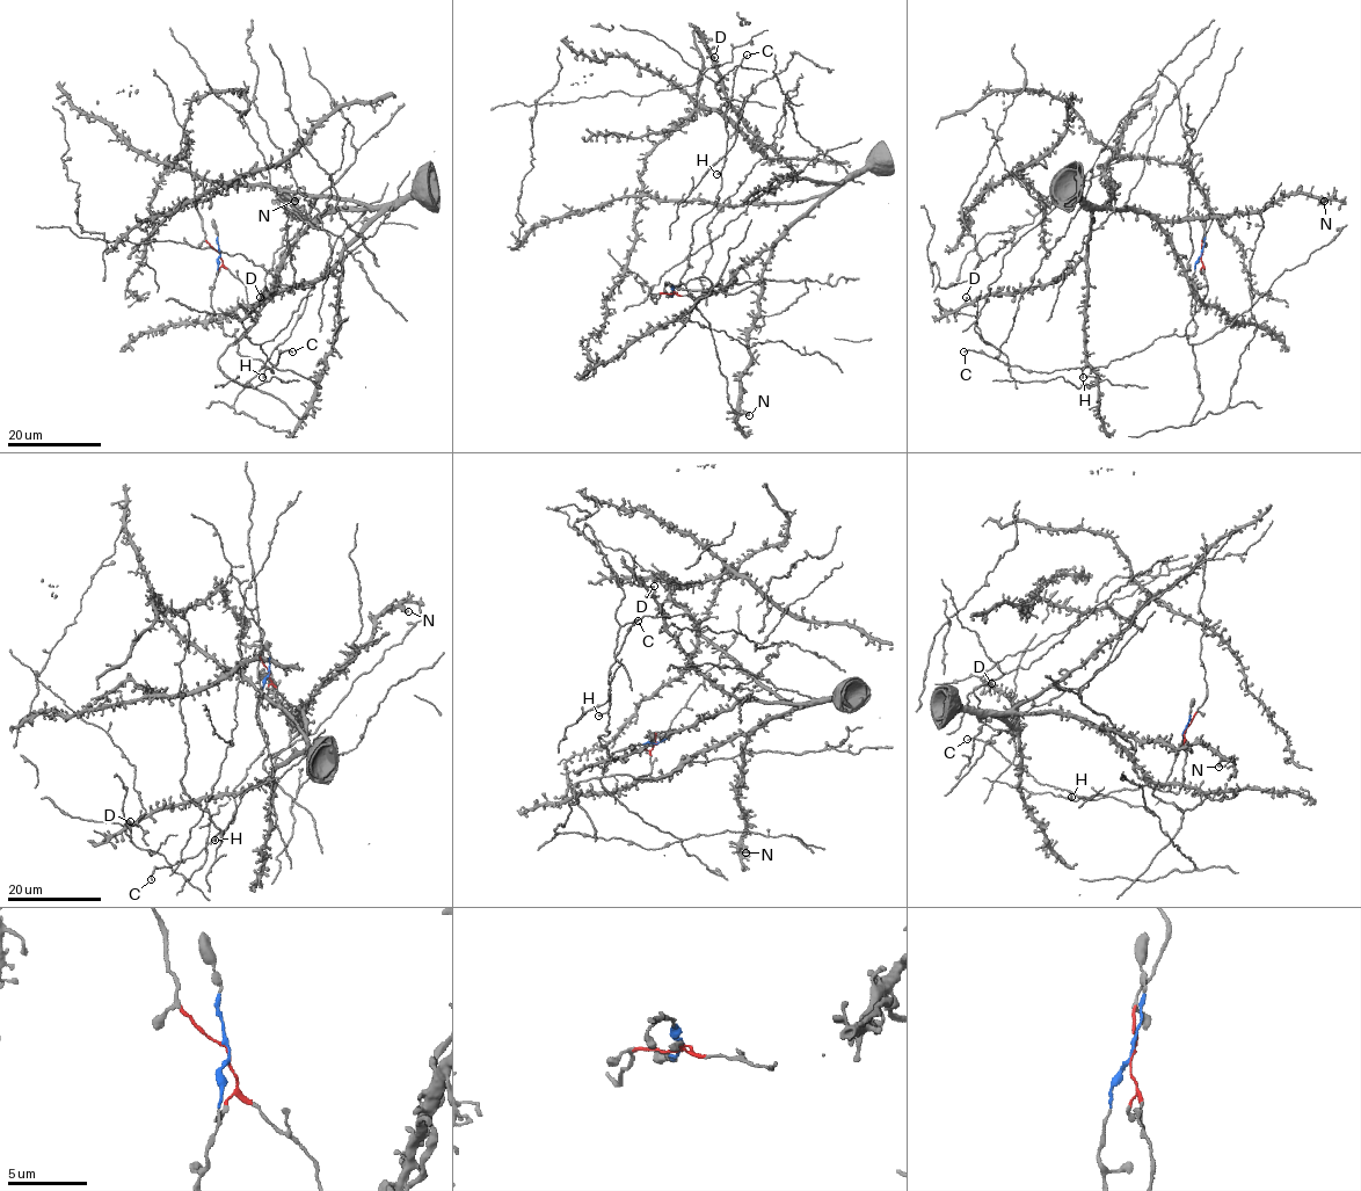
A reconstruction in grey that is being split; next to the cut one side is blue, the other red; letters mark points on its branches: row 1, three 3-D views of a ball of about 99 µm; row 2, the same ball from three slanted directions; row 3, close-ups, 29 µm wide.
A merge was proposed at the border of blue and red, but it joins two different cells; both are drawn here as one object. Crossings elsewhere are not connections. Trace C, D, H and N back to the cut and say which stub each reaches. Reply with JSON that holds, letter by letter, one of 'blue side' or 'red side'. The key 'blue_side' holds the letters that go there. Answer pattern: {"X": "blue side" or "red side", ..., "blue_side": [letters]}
{"C": "blue side", "D": "red side", "H": "blue side", "N": "red side", "blue_side": ["C", "H"]}

